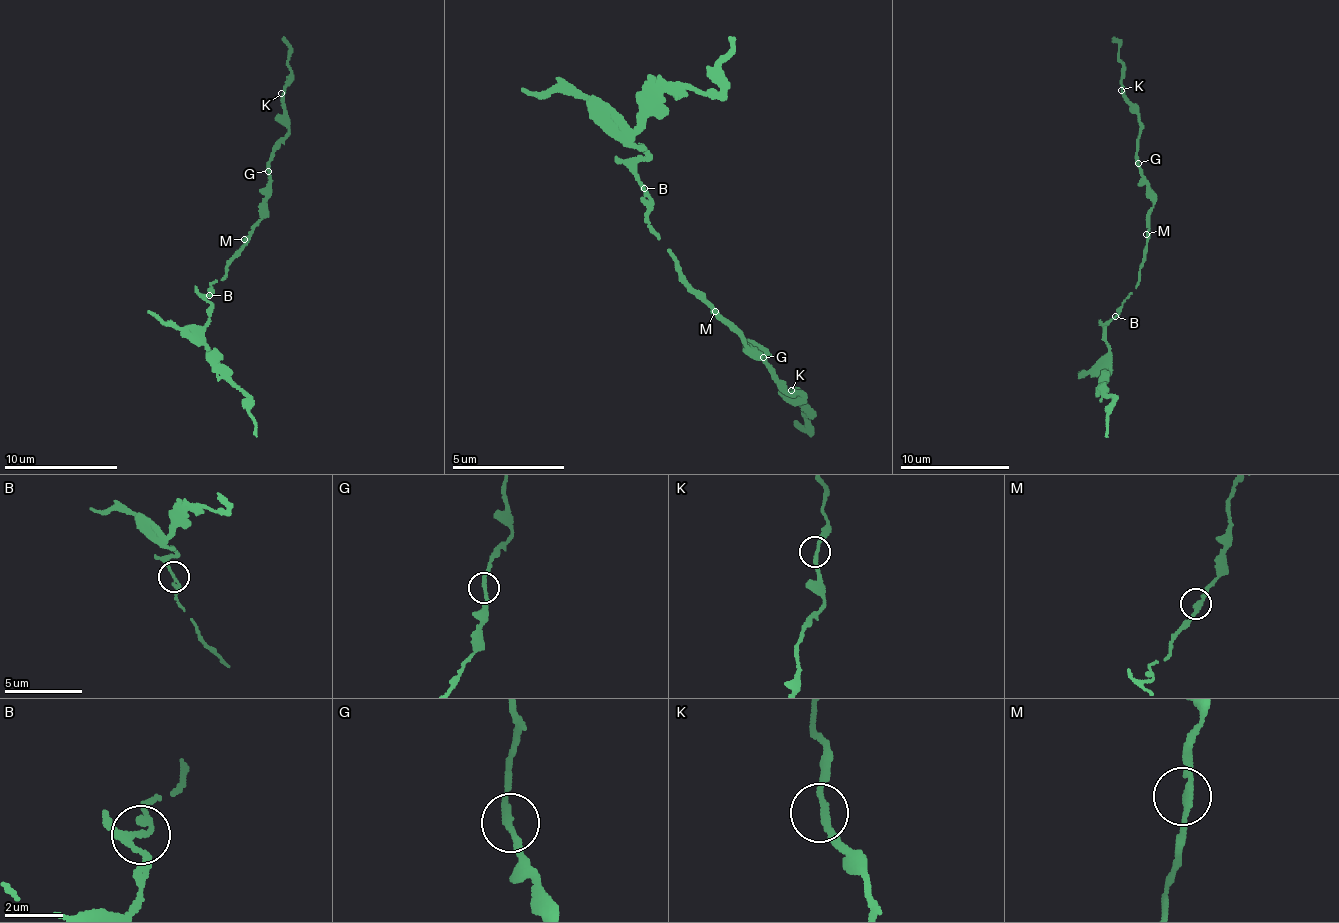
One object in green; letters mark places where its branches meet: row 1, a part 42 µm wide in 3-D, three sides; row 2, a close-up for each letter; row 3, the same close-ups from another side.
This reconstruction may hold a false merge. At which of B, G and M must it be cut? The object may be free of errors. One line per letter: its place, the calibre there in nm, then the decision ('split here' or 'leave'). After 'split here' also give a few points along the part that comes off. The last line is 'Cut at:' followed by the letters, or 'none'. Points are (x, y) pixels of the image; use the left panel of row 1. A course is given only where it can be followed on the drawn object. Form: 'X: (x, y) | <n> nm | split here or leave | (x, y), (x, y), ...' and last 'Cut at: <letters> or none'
B: (209, 295) | 170 nm | leave
G: (268, 171) | 190 nm | leave
M: (244, 239) | 200 nm | leave
Cut at: none

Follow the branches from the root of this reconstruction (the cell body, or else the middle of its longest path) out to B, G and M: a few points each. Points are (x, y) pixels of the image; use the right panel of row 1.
B: (1146, 255), (1140, 265), (1140, 281), (1116, 316)
G: (1146, 255), (1146, 219), (1154, 208), (1154, 198), (1137, 163)
M: (1146, 255), (1146, 234)

